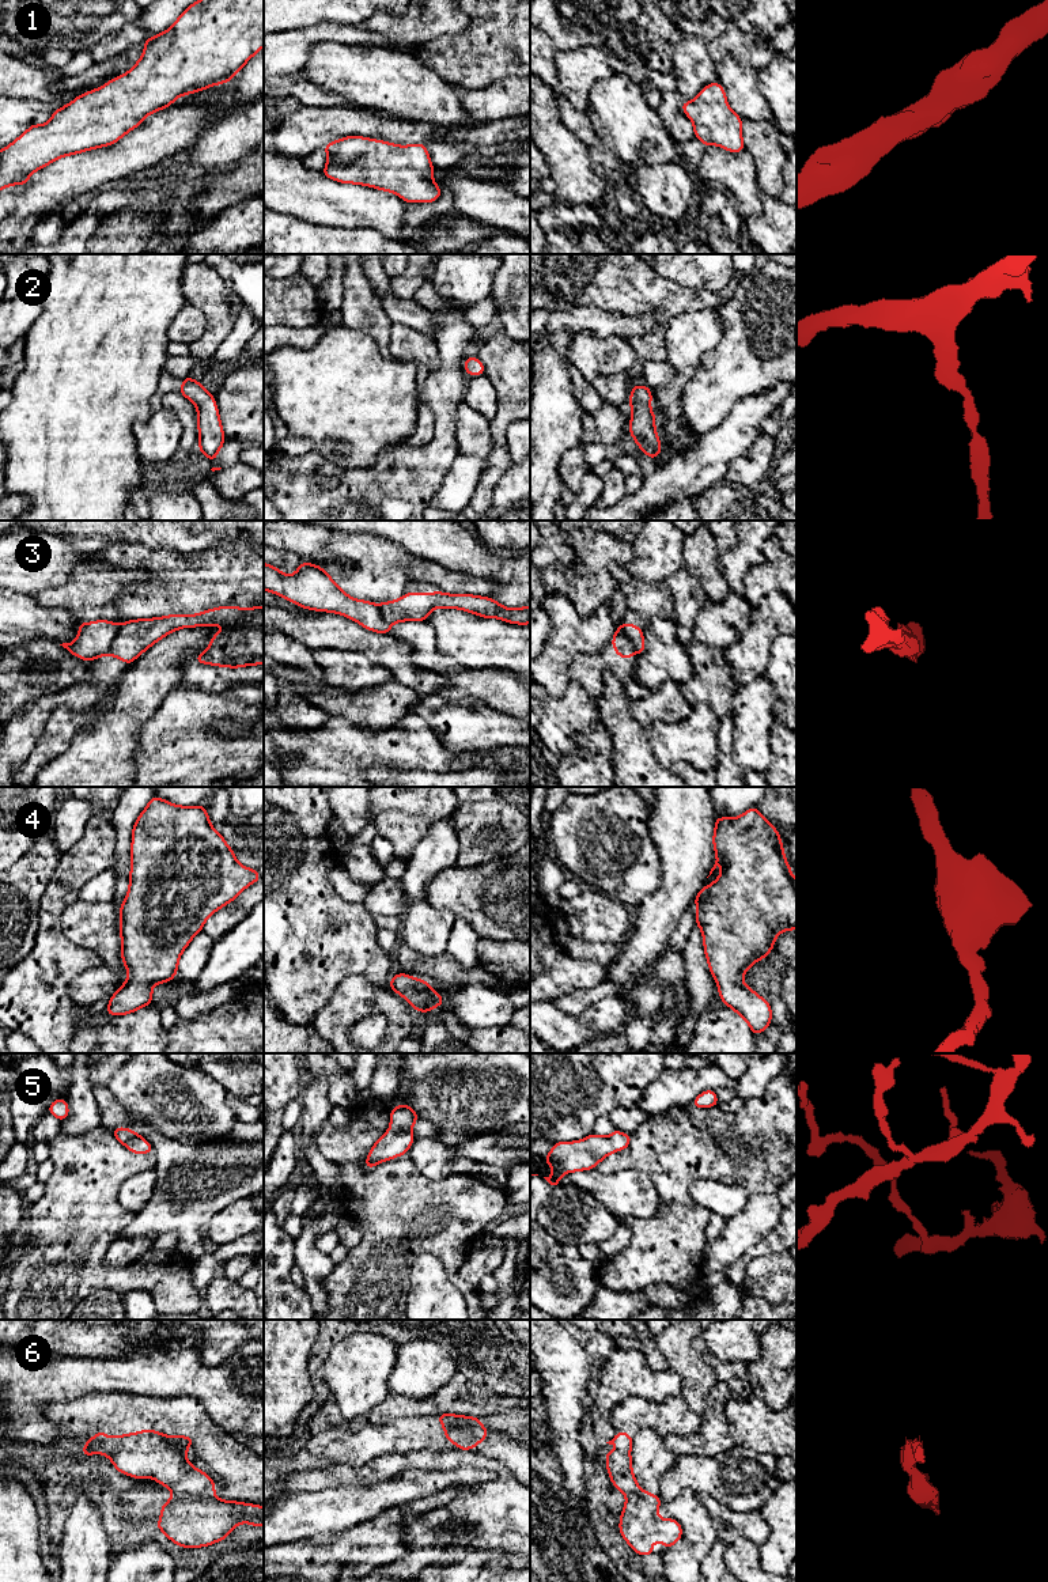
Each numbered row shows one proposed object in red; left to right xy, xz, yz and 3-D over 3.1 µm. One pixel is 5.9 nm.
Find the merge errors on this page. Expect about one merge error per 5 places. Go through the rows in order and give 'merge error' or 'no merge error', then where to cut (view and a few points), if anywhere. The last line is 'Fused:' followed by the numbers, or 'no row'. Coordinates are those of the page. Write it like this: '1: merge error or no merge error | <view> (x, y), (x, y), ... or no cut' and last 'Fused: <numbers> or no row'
1: no merge error | no cut
2: no merge error | no cut
3: merge error | yz (619, 628), (634, 650)
4: no merge error | no cut
5: no merge error | no cut
6: merge error | xz (437, 1416), (445, 1420), (480, 1426)
Fused: 3, 6

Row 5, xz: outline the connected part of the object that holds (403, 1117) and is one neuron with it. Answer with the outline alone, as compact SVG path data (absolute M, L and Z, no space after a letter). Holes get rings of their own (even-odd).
M405 1104L390 1109L390 1128L370 1148L364 1167L372 1169L377 1163L408 1154L415 1140L412 1125L417 1120L417 1113Z

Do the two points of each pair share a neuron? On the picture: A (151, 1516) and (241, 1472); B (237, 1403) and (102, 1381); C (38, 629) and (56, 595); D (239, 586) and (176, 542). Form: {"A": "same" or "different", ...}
{"A": "different", "B": "same", "C": "different", "D": "different"}

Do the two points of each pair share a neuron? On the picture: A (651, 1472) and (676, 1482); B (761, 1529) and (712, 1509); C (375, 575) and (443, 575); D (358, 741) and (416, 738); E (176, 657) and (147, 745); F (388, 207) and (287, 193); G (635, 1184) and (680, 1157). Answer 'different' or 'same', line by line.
A: different
B: same
C: same
D: same
E: different
F: same
G: different

